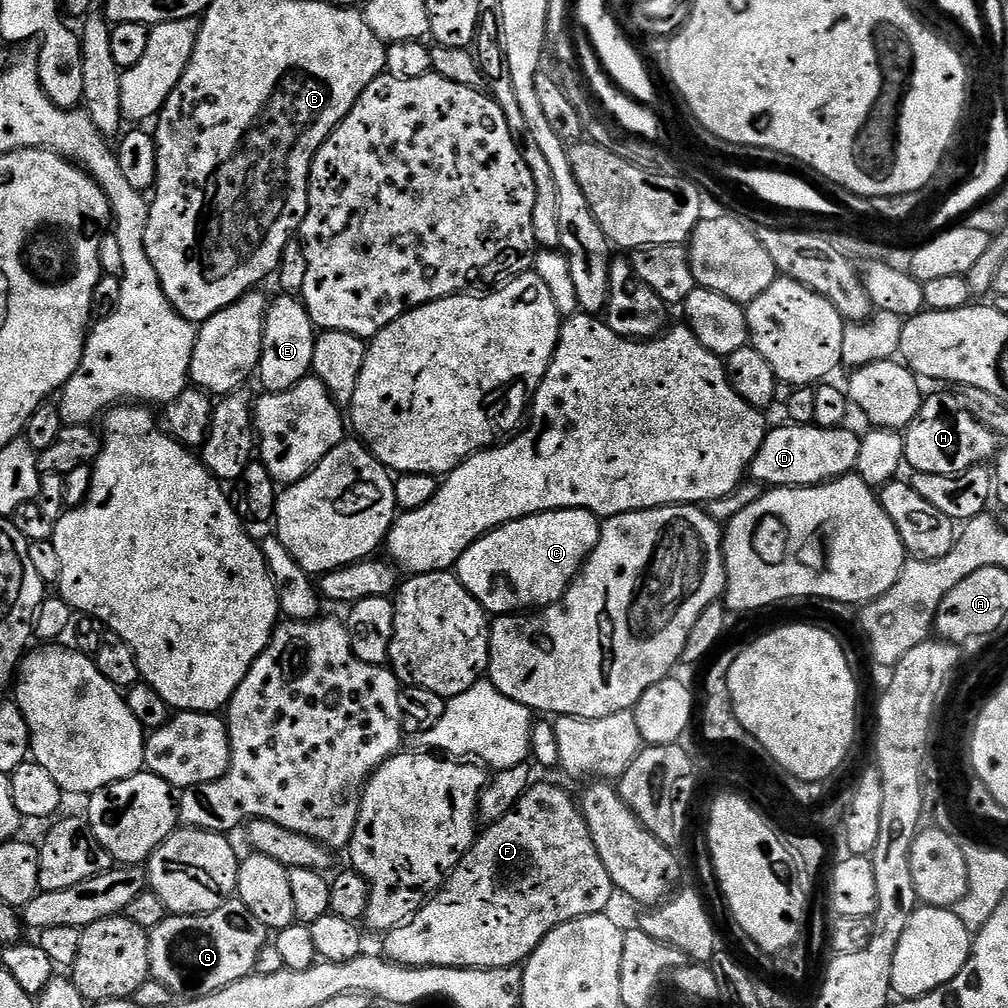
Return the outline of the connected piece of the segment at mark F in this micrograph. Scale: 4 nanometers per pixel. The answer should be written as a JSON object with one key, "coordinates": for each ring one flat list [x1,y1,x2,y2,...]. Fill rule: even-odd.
{"coordinates":[[536,782,509,810,508,814,502,817,500,821,494,821,487,825,477,835,476,843,472,845,472,849,460,859,458,866,444,881,444,885,434,895,428,897,428,900,415,912,412,919,406,924,399,924,395,930,383,937,384,949,382,949,382,952,391,963,409,968,515,968,523,965,532,955,532,951,558,926,583,916,601,915,607,909,604,907,611,902,612,896,614,897,612,879,606,870,606,866,602,866,602,862,598,858,594,838,586,826,584,813,581,812,579,803,574,799,574,796,572,800,571,794,566,789,559,788,556,784,538,784]]}

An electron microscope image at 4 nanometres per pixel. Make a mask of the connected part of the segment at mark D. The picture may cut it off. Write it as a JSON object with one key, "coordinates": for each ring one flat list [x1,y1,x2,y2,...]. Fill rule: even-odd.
{"coordinates":[[789,423,787,427,765,431,764,441,750,469,755,483,769,489,811,488,813,484,827,484,829,480,855,473,860,436,852,433,848,426,818,428]]}

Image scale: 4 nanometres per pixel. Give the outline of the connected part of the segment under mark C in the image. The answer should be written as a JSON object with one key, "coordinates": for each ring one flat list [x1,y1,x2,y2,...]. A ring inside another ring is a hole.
{"coordinates":[[559,508,557,512,539,512,486,533,476,540,455,566,464,589,489,614,520,614,525,610,543,610,557,604,572,585,576,575,588,561,588,555,598,546,601,517,584,508]]}

